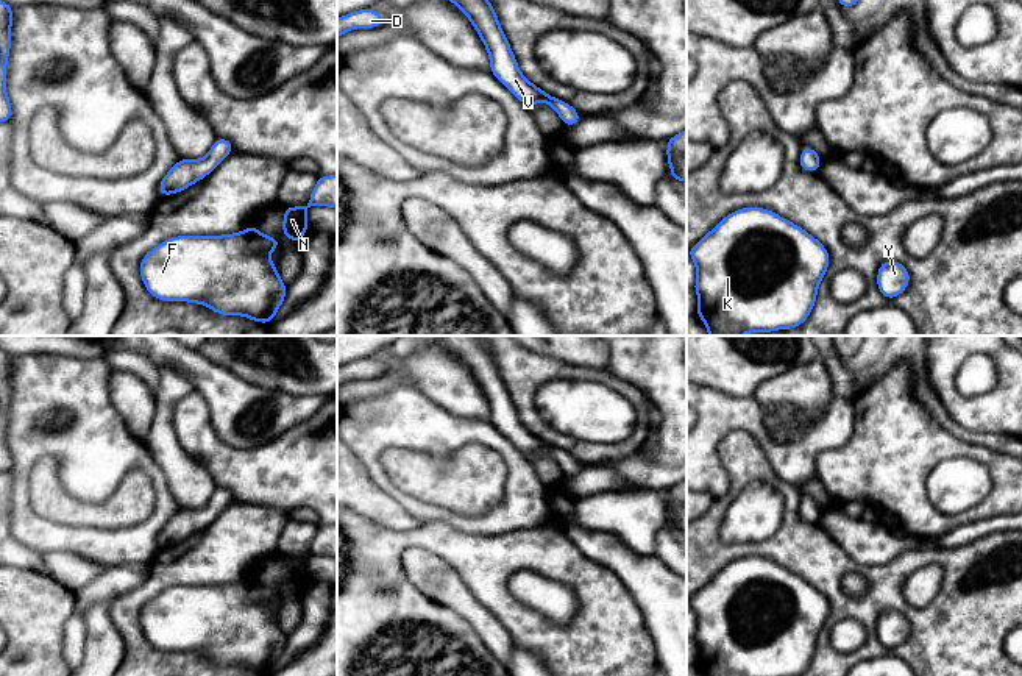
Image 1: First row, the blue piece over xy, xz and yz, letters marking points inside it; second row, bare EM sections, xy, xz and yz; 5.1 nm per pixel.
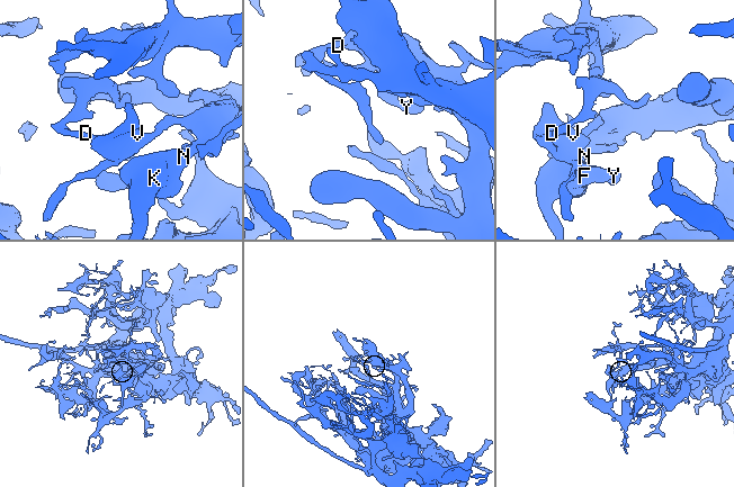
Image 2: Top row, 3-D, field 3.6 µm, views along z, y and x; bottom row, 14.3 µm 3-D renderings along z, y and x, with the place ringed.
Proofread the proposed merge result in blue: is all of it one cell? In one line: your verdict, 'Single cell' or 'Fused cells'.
Single cell

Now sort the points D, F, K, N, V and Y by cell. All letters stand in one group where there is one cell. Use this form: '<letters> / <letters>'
D F K N V Y

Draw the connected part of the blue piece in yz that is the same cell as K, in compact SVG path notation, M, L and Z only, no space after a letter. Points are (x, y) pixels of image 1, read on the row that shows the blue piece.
M741 208L730 212L687 253L696 264L696 315L705 323L708 336L774 333L800 326L813 311L818 287L830 264L827 248L816 237L765 208Z

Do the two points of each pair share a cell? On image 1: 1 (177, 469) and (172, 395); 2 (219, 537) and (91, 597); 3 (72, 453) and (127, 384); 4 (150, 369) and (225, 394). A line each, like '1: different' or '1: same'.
1: same
2: different
3: different
4: different

